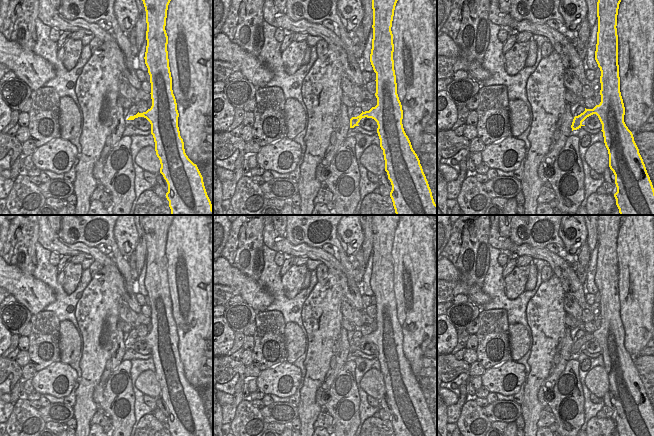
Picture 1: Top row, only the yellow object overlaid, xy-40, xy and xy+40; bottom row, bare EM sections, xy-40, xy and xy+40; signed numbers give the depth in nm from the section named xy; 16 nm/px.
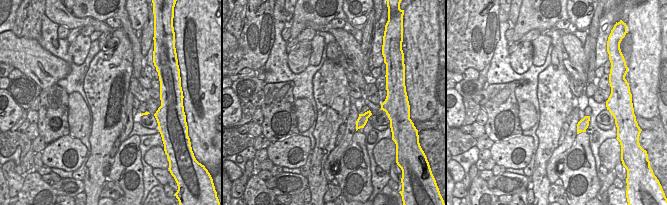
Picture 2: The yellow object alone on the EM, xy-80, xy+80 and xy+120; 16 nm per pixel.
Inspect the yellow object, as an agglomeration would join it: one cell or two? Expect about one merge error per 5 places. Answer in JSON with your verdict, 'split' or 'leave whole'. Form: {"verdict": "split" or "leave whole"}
{"verdict": "leave whole"}

